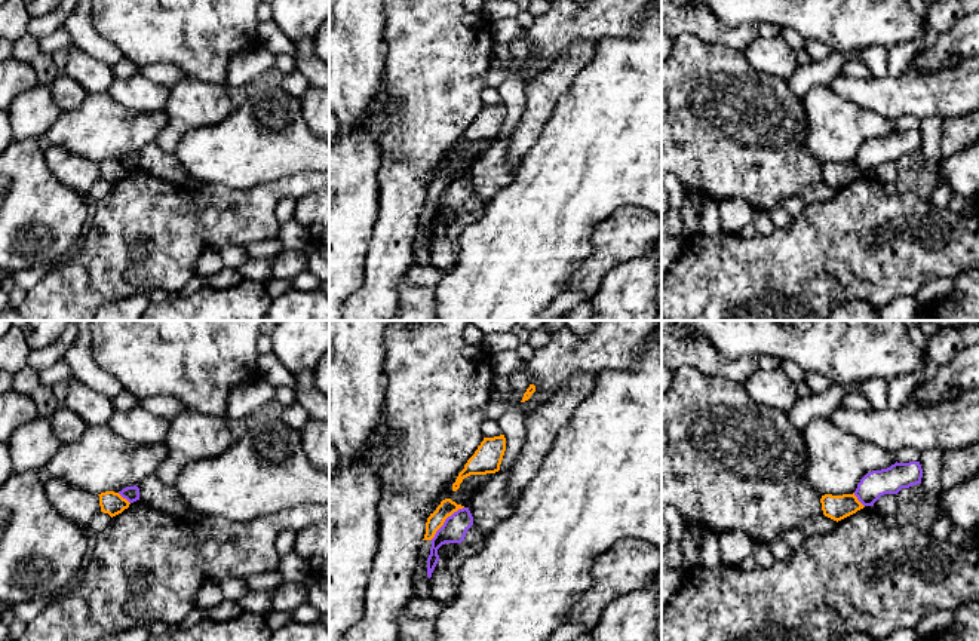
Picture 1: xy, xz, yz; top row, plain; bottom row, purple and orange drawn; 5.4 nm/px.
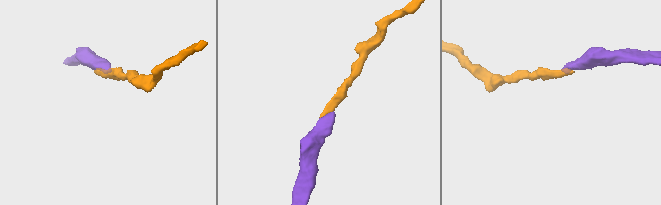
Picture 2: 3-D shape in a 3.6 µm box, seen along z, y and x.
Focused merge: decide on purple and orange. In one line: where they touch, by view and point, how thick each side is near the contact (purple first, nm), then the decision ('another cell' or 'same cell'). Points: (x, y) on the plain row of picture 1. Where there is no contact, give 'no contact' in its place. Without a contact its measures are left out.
meets purple in xz at (445, 189); 140 nm thick on the purple side, 90 nm on the other; another cell

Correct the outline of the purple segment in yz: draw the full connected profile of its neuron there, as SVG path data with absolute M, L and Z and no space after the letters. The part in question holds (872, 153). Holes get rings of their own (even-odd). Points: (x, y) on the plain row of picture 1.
M920 129L894 131L887 137L872 138L866 141L854 163L863 174L874 174L874 171L884 162L897 162L902 156L921 151L923 137Z

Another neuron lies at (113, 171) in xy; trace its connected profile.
M105 159L98 163L101 180L108 181L111 185L122 181L131 172L126 166L114 159Z

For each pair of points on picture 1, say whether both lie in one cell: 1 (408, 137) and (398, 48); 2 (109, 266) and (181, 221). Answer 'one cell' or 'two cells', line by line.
1: one cell
2: one cell

